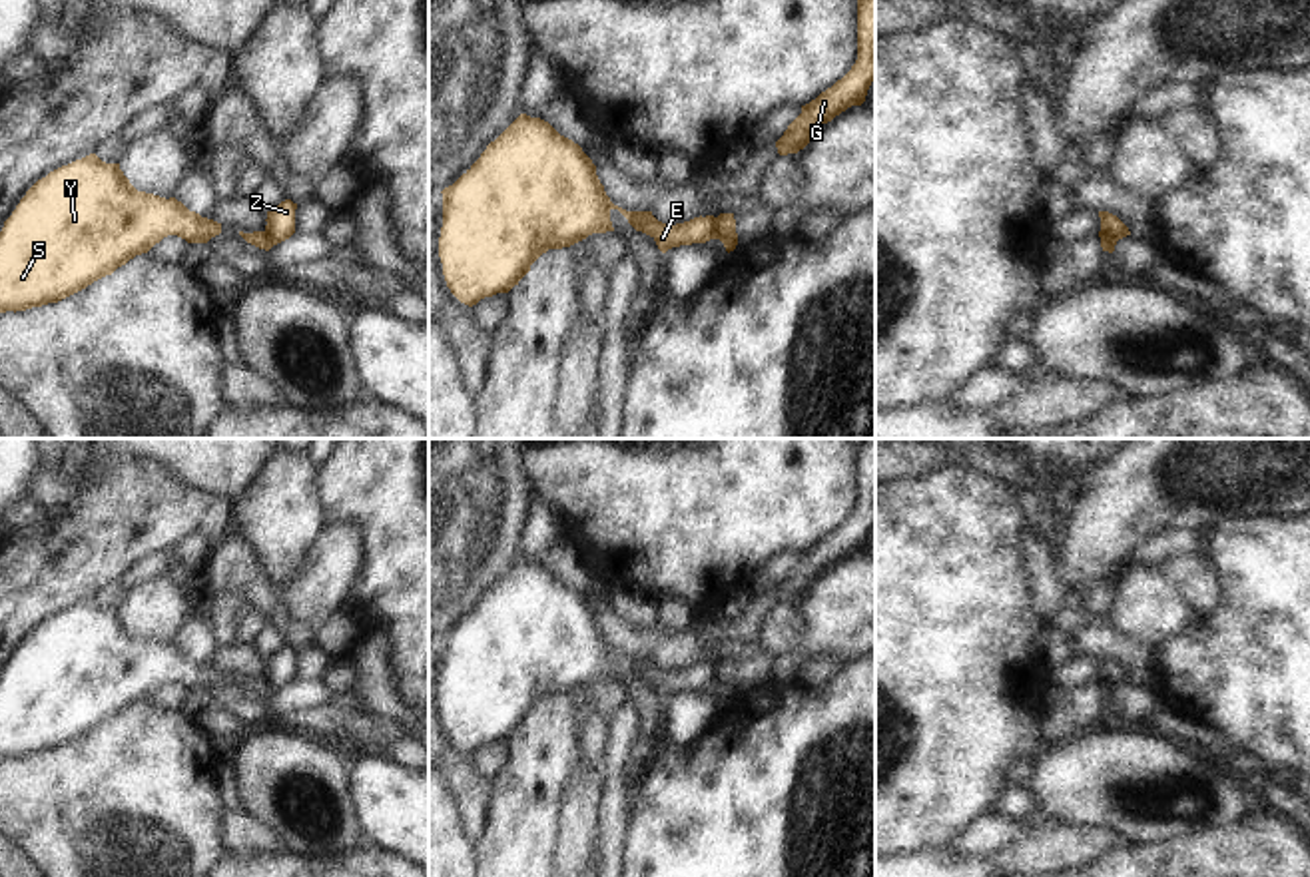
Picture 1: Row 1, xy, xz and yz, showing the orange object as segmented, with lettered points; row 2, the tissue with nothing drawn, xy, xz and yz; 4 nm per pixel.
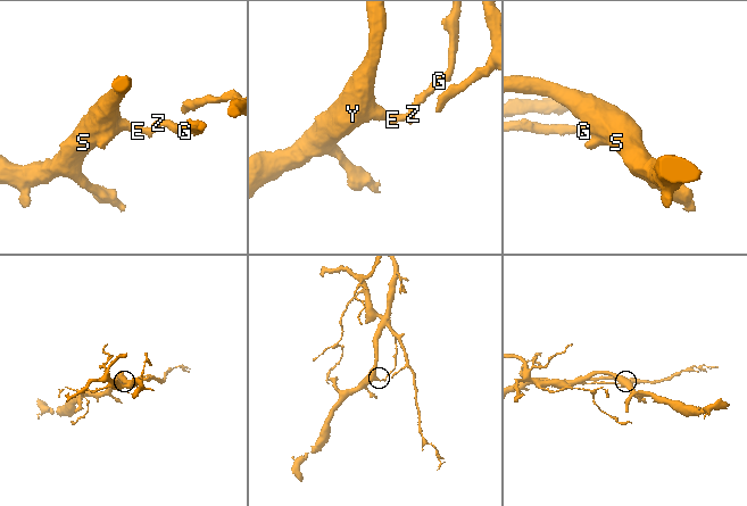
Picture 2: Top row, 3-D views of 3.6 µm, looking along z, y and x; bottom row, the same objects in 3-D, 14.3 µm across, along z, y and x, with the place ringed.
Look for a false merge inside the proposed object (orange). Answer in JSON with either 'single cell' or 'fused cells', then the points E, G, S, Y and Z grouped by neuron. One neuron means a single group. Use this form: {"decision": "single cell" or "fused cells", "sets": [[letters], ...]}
{"decision": "fused cells", "sets": [["E", "S", "Y"], ["G", "Z"]]}

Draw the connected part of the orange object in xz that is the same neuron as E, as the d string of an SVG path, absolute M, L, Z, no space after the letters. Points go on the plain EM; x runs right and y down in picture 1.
M526 560L441 640L443 722L451 739L469 753L508 739L548 696L614 678L612 656L650 682L662 700L706 690L716 676L714 662L668 672L652 658L614 652L582 594Z

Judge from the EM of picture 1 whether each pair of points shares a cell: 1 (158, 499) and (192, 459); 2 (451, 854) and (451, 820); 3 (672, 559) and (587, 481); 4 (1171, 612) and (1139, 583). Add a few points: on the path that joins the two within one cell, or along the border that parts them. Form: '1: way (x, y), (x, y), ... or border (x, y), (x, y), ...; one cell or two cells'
1: border (146, 459), (160, 461), (188, 483), (220, 495); two cells
2: way (451, 846), (451, 828); one cell
3: way (651, 537), (609, 495); one cell
4: way (1163, 606), (1147, 590); one cell

